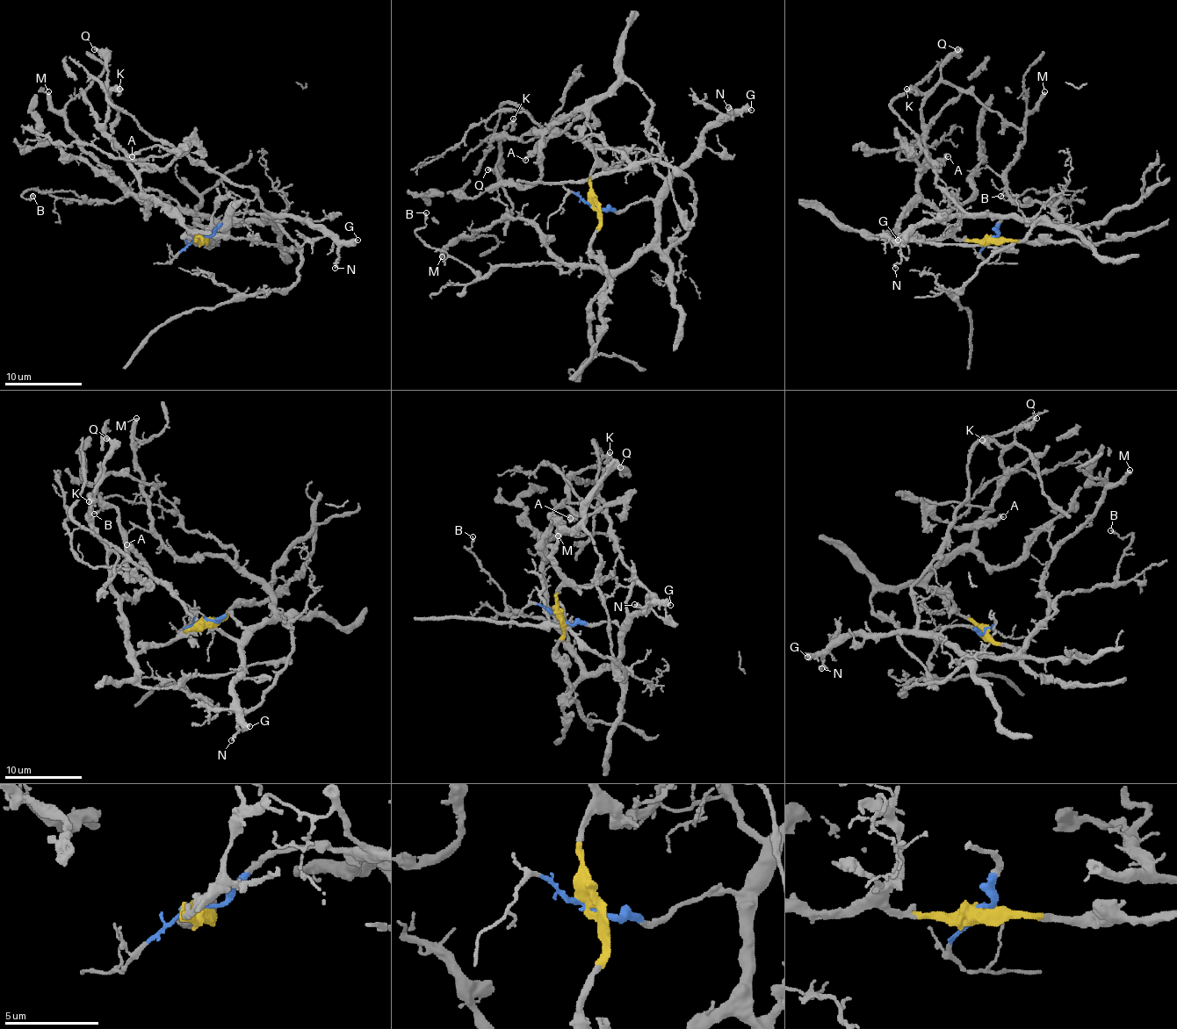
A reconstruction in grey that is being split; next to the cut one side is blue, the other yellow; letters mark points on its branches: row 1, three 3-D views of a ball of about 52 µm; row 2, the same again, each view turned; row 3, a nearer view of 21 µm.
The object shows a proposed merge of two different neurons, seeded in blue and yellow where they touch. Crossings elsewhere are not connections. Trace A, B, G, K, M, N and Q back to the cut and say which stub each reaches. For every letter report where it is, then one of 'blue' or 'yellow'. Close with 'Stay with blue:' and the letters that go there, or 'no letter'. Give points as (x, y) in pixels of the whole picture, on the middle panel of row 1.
A: at (525, 160); yellow
B: at (426, 212); blue
G: at (751, 110); blue
K: at (513, 118); yellow
M: at (442, 256); blue
N: at (728, 107); blue
Q: at (487, 169); yellow
Stay with blue: B, G, M, N

